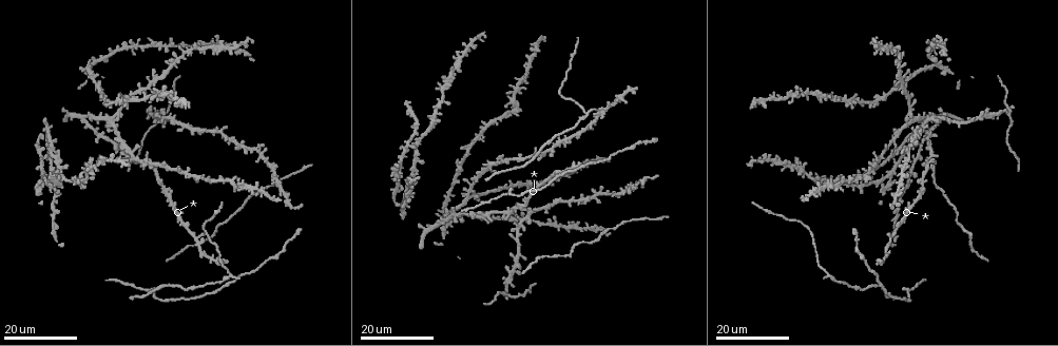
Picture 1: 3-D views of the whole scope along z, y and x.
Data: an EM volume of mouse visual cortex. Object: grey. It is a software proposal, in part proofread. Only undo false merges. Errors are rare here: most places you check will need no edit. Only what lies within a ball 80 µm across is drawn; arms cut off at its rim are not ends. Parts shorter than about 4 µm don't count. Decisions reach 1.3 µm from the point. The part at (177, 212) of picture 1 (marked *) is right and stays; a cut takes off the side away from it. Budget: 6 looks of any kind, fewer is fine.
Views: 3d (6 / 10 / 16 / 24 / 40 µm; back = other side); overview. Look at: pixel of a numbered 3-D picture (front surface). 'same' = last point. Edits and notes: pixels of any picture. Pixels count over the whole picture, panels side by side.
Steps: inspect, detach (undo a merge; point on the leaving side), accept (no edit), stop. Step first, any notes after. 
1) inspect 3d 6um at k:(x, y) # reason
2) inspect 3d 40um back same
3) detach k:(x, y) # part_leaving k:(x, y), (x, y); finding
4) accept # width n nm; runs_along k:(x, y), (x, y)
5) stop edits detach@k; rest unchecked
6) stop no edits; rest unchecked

inspect 3d 24um at 1:(214, 261) # calibre changes

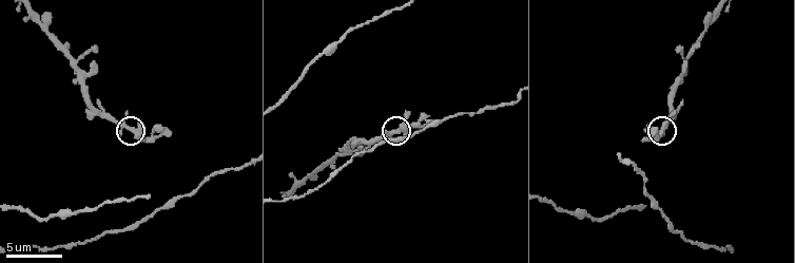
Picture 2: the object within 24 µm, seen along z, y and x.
inspect 3d 6um at 2:(130, 130)

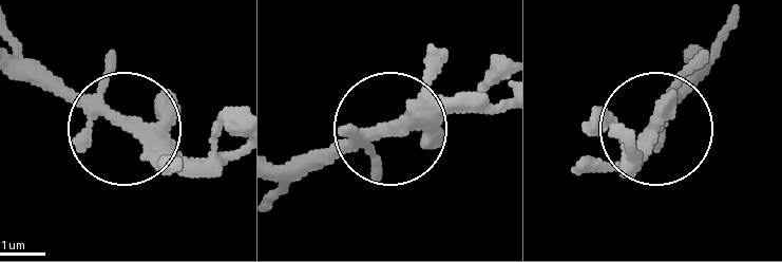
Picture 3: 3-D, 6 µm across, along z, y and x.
accept # width 250 nm; runs_along 3:(18, 60), (144, 125), (196, 174); all the same cell

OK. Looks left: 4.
inspect 3d 24um at 1:(901, 175) # looks like a crossing

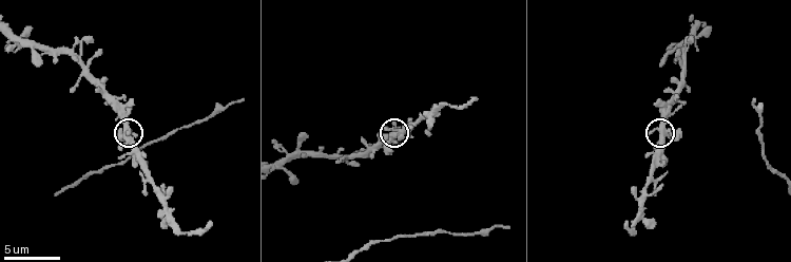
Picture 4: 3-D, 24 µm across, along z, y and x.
inspect 3d 10um at 4:(391, 135) # closer look

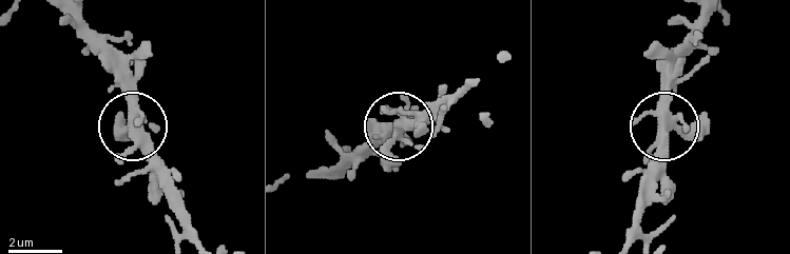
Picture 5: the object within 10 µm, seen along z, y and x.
inspect 3d 10um back at 5:(403, 128)

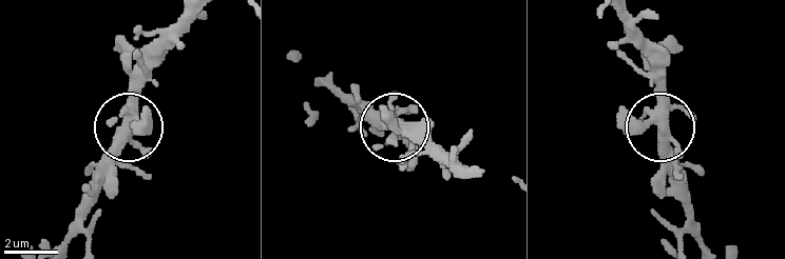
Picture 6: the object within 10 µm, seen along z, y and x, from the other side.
accept # runs_along 6:(619, 17), (649, 64), (670, 184); one cell here

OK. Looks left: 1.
stop no edits; rest unchecked

